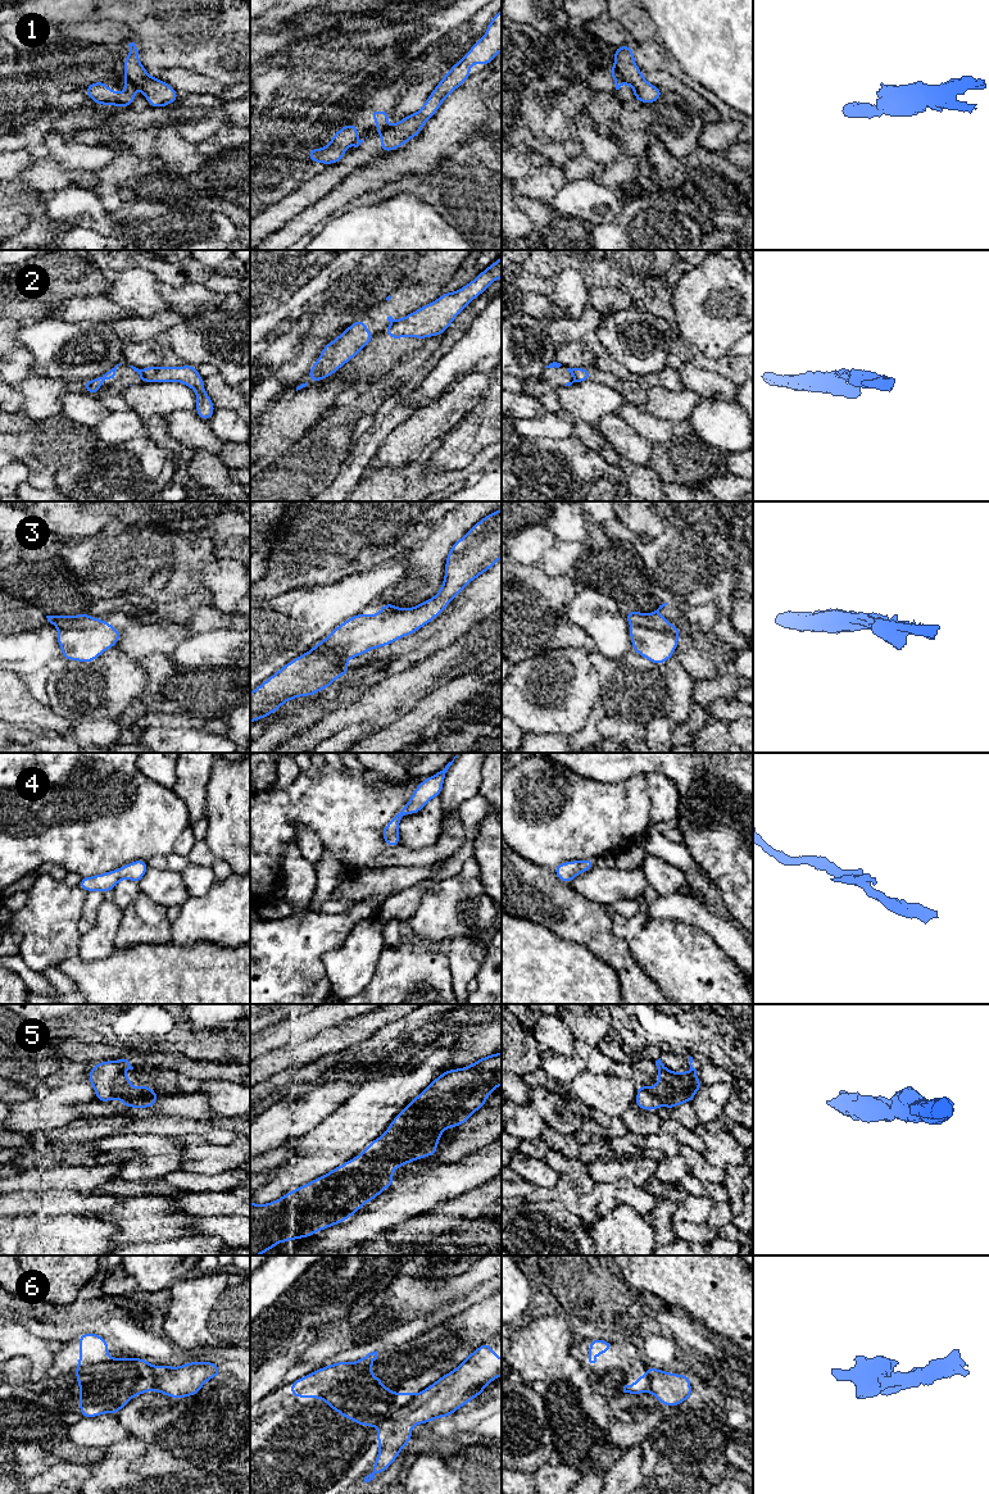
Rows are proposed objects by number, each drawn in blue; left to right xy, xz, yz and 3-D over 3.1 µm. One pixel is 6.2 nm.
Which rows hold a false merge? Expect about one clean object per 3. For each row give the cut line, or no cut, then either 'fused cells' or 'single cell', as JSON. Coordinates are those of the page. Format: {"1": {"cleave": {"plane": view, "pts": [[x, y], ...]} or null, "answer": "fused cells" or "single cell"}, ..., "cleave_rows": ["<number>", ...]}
{"1": {"cleave": {"plane": "yz", "pts": [[613, 67], [616, 73], [626, 82]]}, "answer": "fused cells"}, "2": {"cleave": {"plane": "xy", "pts": [[140, 369], [145, 381]]}, "answer": "fused cells"}, "3": {"cleave": {"plane": "xz", "pts": [[317, 644], [339, 652], [330, 670], [335, 679]]}, "answer": "fused cells"}, "4": {"cleave": null, "answer": "single cell"}, "5": {"cleave": null, "answer": "single cell"}, "6": {"cleave": {"plane": "xz", "pts": [[416, 1394], [379, 1425]]}, "answer": "fused cells"}, "cleave_rows": ["1", "2", "3", "6"]}

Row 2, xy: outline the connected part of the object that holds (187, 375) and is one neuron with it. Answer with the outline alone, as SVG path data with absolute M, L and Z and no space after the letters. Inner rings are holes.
M194 365L182 367L146 367L141 369L145 382L180 382L191 387L196 394L195 413L205 422L208 422L216 407L210 396L205 392L203 377Z

